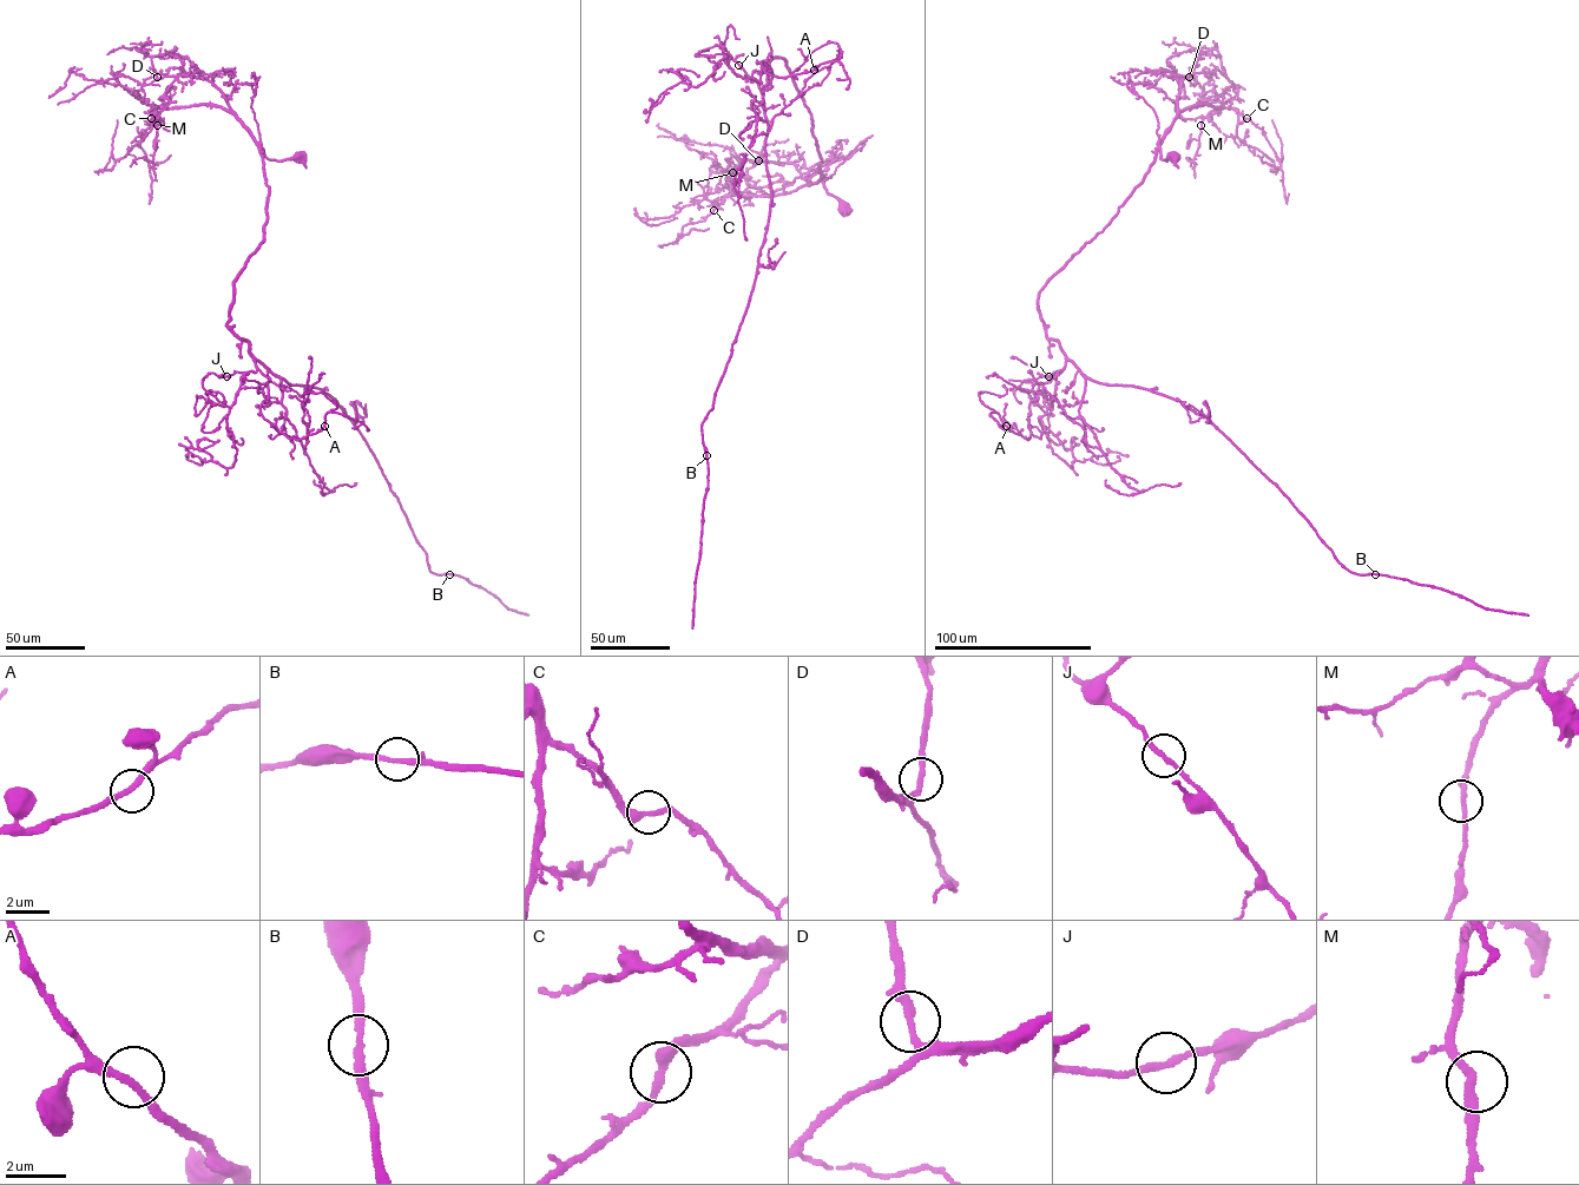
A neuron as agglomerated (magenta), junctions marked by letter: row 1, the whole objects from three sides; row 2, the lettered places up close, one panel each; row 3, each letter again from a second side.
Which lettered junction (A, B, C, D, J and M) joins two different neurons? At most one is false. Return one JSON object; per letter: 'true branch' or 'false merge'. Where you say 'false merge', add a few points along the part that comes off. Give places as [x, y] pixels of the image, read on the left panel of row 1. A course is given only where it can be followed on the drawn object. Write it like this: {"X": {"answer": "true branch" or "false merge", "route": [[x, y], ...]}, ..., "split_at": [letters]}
{"A": {"answer": "true branch"}, "B": {"answer": "true branch"}, "C": {"answer": "true branch"}, "D": {"answer": "true branch"}, "J": {"answer": "true branch"}, "M": {"answer": "true branch"}, "split_at": []}

